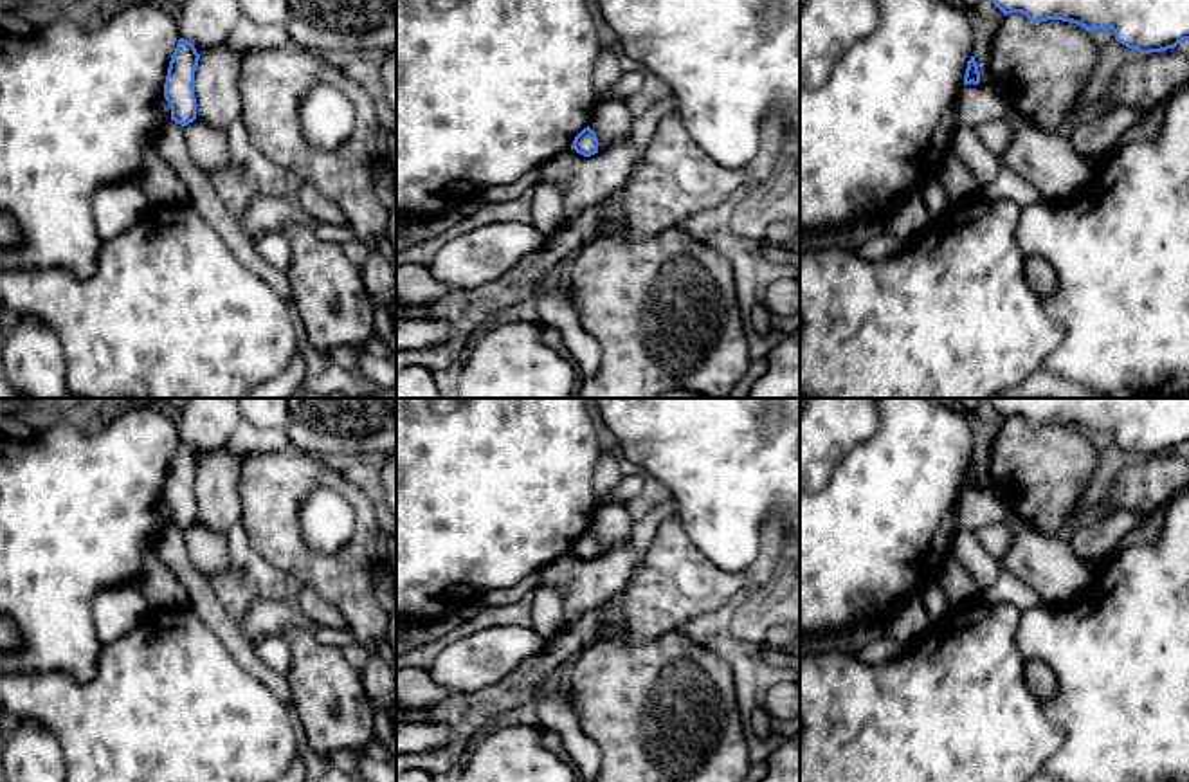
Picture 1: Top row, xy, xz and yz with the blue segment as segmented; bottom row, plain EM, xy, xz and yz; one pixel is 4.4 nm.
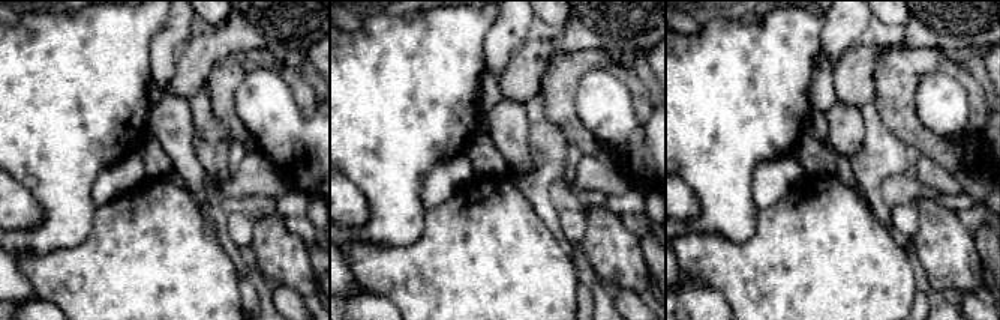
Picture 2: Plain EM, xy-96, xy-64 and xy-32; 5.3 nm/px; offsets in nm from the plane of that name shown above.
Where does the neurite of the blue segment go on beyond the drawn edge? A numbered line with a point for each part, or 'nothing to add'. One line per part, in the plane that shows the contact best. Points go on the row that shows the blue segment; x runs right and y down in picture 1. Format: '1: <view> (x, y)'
nothing to add

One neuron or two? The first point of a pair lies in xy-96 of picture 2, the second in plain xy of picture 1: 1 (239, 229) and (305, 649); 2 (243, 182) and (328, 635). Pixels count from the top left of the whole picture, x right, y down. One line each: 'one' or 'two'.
1: two
2: two

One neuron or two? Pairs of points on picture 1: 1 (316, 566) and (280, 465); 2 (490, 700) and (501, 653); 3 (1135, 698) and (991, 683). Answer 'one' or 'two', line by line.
1: one
2: two
3: two

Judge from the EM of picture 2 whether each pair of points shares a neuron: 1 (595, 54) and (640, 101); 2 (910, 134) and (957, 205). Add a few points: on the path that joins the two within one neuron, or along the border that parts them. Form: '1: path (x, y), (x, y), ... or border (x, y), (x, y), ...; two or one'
1: path (609, 62), (636, 87); one
2: border (961, 190), (976, 205); two

